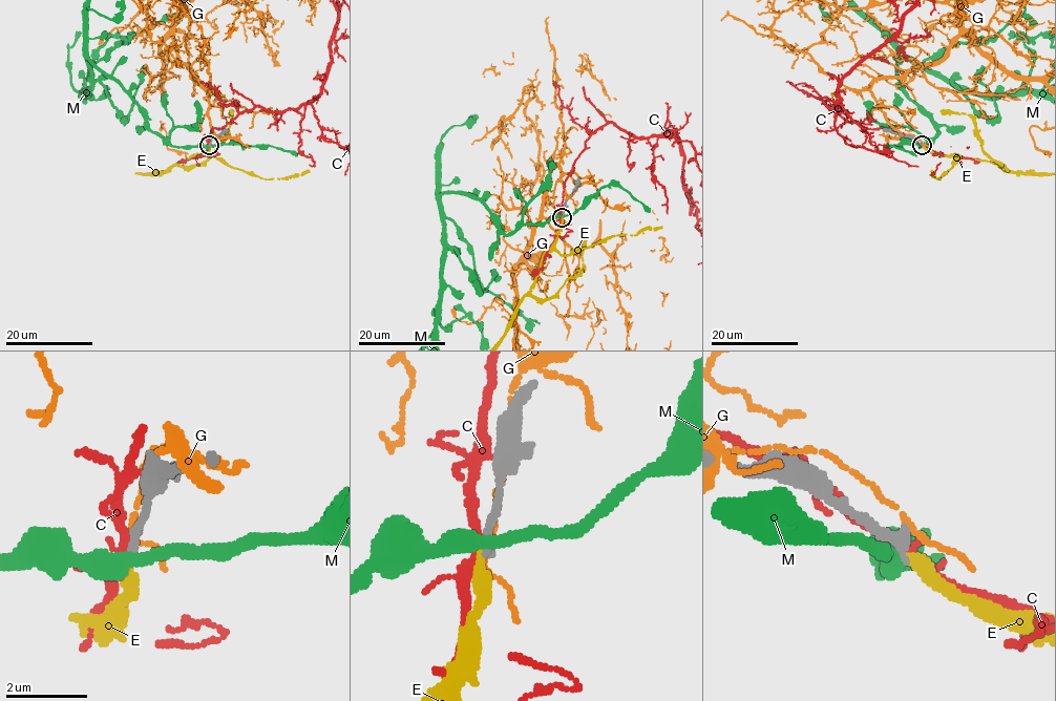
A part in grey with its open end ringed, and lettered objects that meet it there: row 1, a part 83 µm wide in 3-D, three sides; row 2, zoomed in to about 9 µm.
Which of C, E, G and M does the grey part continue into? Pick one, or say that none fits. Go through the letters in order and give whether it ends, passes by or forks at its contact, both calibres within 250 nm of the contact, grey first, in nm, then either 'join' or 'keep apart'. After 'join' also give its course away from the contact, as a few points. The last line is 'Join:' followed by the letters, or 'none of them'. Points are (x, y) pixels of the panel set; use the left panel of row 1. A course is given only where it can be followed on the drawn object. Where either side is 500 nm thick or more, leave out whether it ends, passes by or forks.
C: it passes by; calibres 280 and 240 nm; keep apart
E: it ends; calibres 280 and 280 nm; join
G: it passes by; calibres 280 and 100 nm; keep apart
M: it passes by; calibres 280 and 400 nm; keep apart
Join: E

